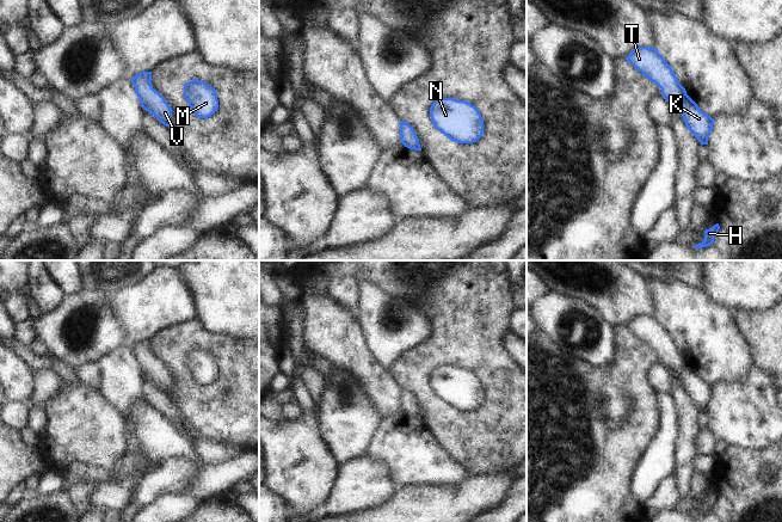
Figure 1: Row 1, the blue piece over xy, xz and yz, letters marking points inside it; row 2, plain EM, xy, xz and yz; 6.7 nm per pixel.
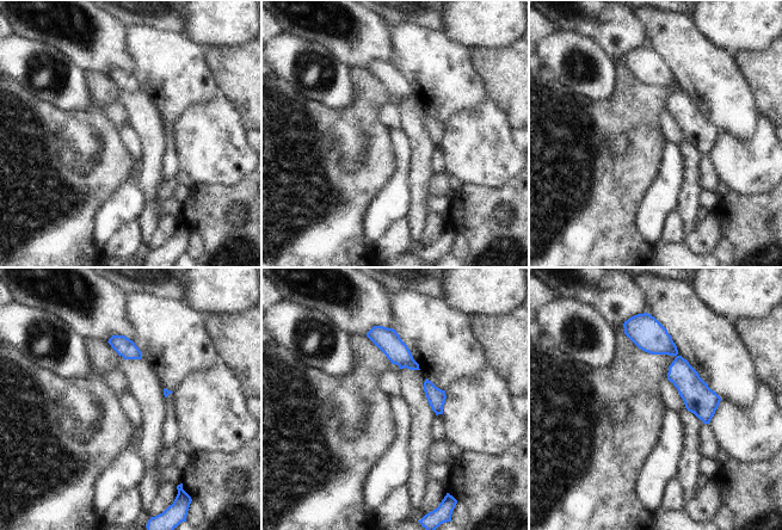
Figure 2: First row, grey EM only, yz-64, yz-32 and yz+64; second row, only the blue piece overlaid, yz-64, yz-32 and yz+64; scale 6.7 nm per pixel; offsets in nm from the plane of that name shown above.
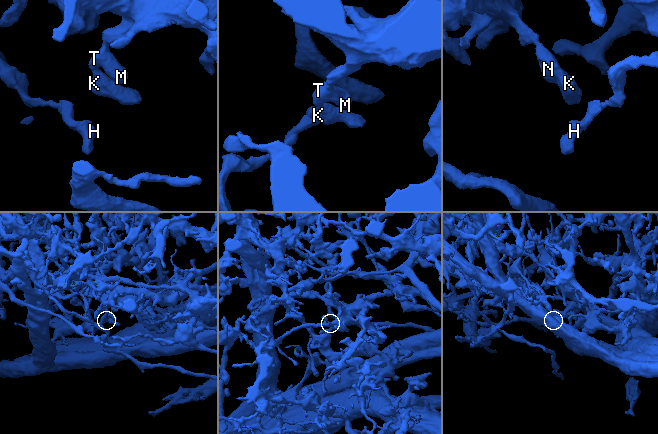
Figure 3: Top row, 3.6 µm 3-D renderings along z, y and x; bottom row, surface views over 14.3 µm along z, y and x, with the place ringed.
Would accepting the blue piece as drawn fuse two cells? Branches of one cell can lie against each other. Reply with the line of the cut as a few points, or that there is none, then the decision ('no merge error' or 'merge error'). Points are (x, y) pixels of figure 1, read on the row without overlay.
no cut; no merge error

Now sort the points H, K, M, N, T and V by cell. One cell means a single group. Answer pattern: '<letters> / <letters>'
H K M N T V

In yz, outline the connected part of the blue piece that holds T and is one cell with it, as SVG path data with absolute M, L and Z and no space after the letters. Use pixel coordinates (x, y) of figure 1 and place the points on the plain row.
M639 314L630 319L626 327L661 356L664 367L681 379L686 395L701 412L708 412L714 386L703 380L686 362L675 339L658 318Z

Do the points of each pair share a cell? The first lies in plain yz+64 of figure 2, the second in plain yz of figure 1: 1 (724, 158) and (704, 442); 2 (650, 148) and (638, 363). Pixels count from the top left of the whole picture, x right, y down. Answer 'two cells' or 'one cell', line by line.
1: two cells
2: one cell

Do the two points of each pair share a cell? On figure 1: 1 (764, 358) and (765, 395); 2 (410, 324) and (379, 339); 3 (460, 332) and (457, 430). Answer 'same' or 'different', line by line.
1: different
2: same
3: same

